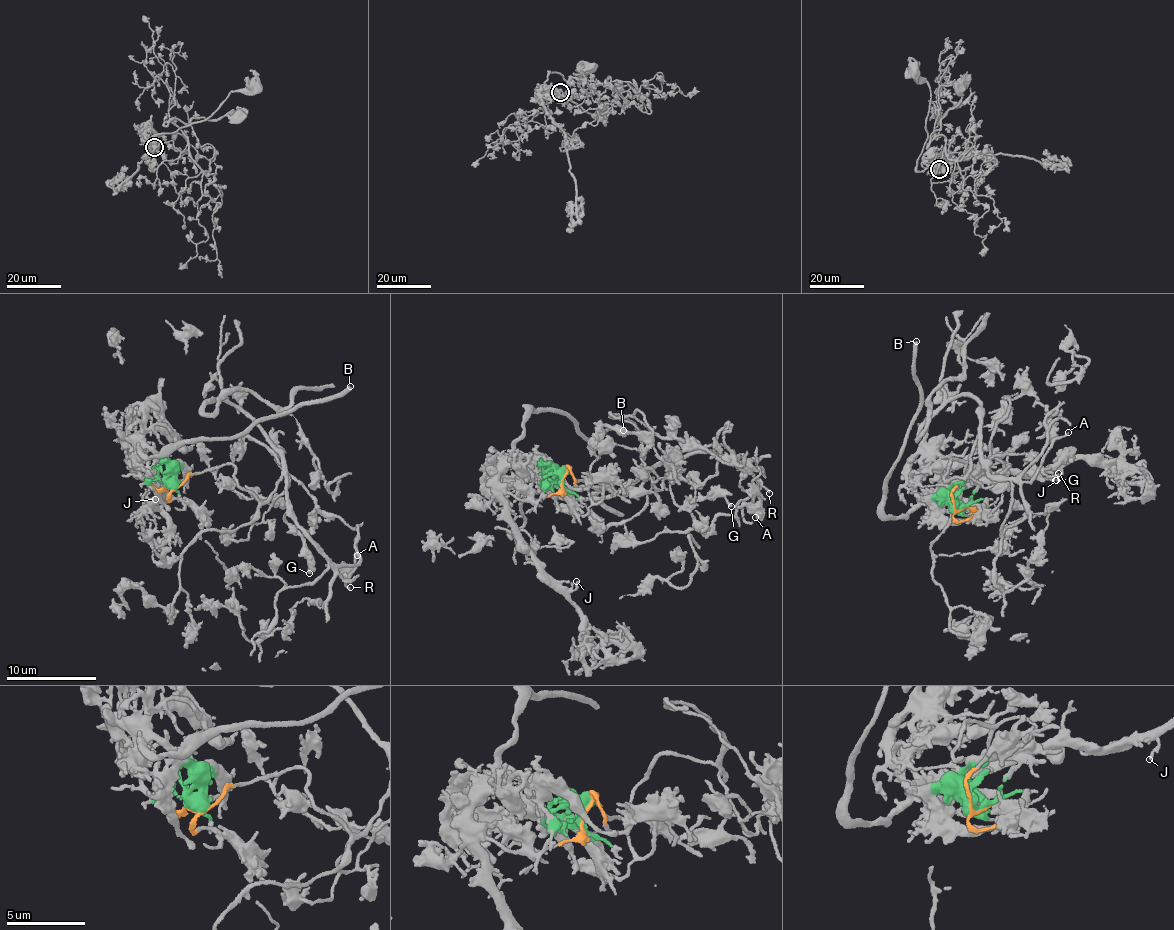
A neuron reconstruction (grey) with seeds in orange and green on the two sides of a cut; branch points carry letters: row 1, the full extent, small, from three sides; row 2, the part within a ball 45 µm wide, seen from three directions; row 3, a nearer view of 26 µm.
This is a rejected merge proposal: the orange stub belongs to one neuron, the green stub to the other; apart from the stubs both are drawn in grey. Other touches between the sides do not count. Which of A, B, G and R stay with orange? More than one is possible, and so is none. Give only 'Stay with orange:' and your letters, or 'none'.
Stay with orange: A, G, R

